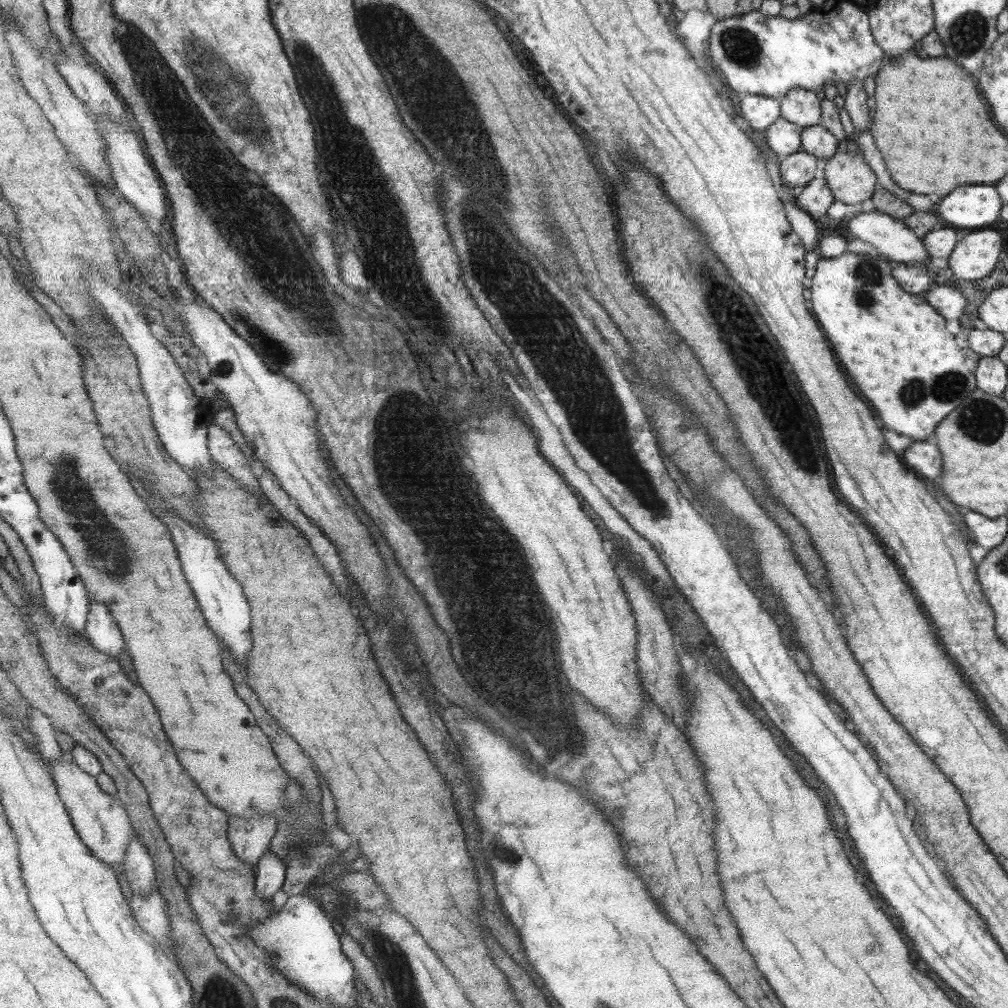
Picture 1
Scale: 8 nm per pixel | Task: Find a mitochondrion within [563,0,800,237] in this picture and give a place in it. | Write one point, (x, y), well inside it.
(739, 46)

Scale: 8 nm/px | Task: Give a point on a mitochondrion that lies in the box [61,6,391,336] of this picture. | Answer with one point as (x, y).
(146, 66)

